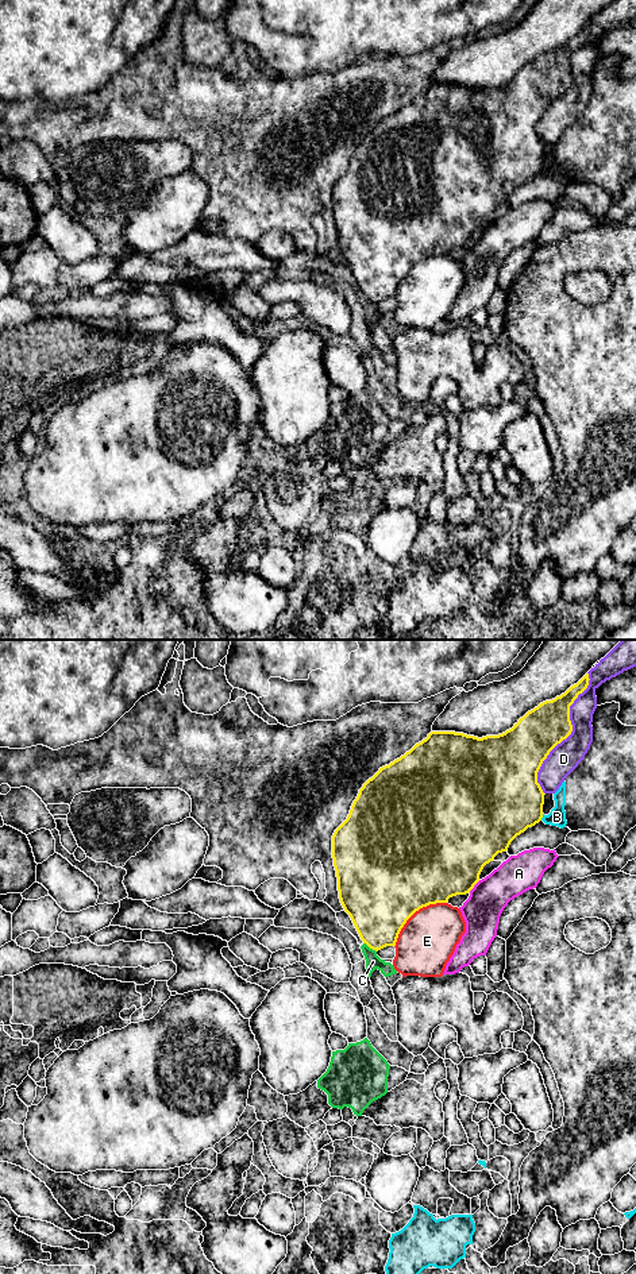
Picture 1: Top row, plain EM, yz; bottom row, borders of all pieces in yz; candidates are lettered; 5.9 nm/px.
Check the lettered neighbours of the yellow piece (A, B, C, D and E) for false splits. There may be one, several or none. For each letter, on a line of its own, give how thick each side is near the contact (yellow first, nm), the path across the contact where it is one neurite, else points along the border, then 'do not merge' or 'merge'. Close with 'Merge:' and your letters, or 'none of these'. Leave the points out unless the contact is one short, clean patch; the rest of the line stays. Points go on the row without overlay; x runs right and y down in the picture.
A: 480 nm thick on the yellow side, 220 nm on the other; do not merge
B: 440 nm thick on the yellow side, 100 nm on the other; do not merge
C: 360 nm thick on the yellow side, 90 nm on the other; border along yz (363, 294), (376, 304); do not merge
D: 280 nm thick on the yellow side, 180 nm on the other; do not merge
E: 500 nm thick on the yellow side, 340 nm on the other; do not merge
Merge: none of these

